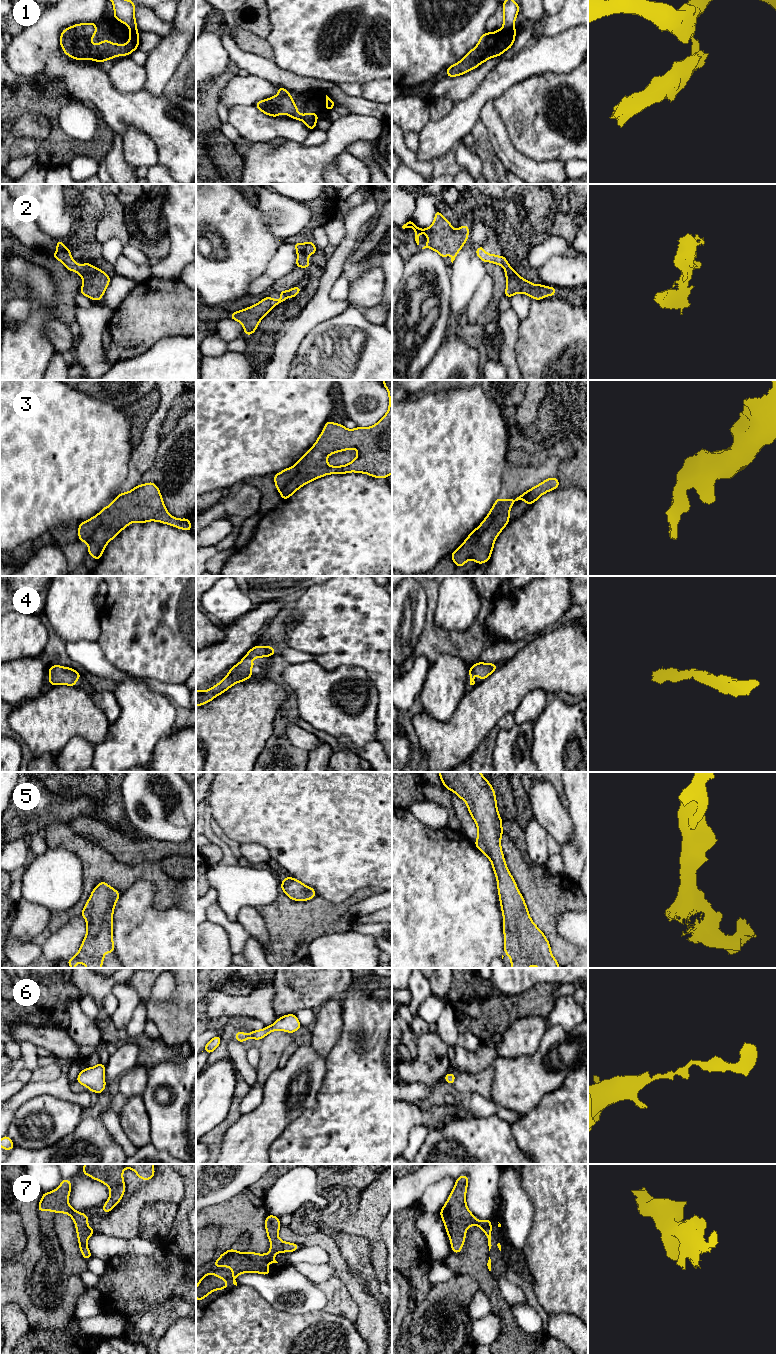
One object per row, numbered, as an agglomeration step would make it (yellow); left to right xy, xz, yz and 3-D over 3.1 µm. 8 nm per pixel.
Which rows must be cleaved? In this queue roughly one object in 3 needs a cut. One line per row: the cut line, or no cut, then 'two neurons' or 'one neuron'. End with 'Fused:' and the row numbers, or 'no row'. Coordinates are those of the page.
1: cut in yz along (513, 26), (503, 28); two neurons
2: no cut; one neuron
3: no cut; one neuron
4: no cut; one neuron
5: no cut; one neuron
6: no cut; one neuron
7: no cut; one neuron
Fused: 1

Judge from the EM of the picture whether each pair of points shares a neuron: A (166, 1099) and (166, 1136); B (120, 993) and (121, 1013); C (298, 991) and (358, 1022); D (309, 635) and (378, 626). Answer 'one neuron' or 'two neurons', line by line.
A: one neuron
B: one neuron
C: two neurons
D: one neuron

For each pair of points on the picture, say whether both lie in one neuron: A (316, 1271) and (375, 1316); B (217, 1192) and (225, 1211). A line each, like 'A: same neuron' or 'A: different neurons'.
A: different neurons
B: different neurons

